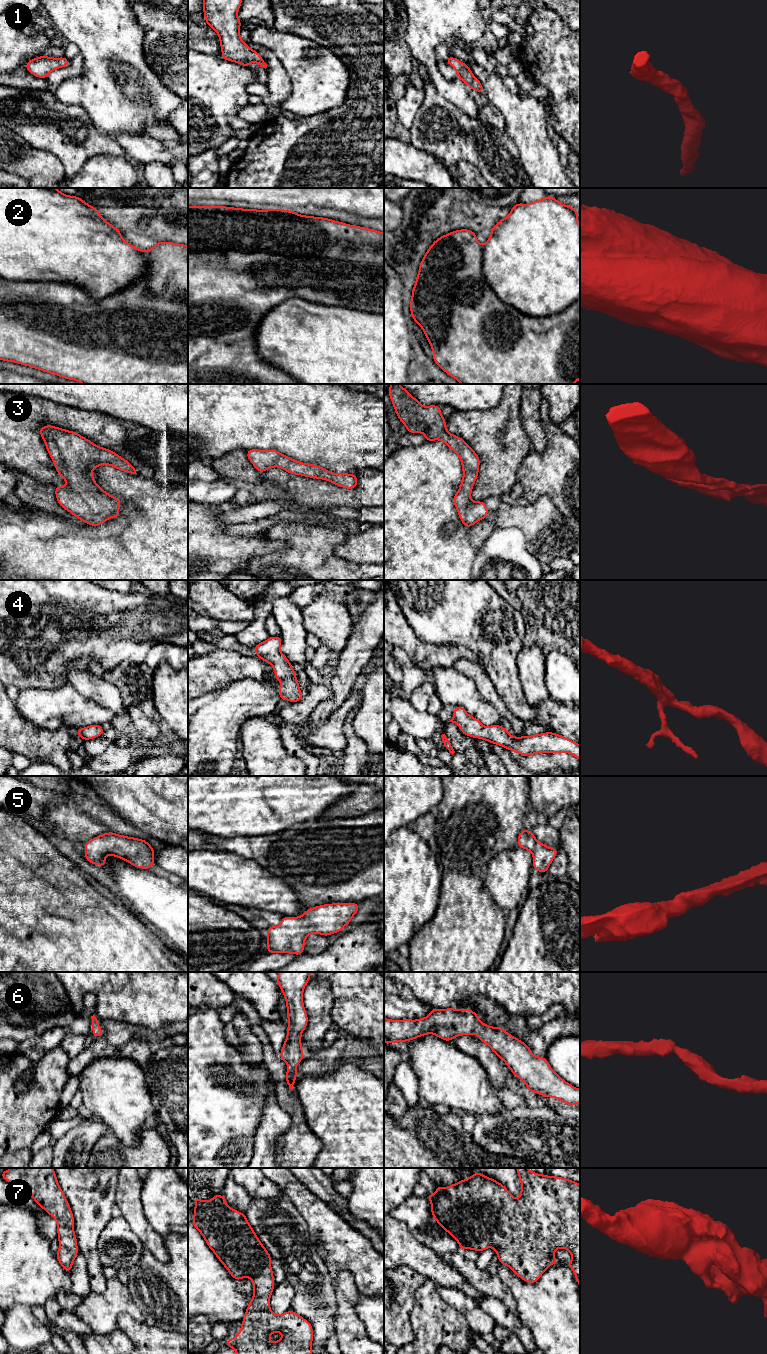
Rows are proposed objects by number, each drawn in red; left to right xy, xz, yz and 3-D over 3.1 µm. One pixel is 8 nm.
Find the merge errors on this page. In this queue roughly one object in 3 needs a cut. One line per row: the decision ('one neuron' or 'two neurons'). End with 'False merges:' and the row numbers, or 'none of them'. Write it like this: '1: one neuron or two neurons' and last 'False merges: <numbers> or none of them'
1: one neuron
2: two neurons
3: one neuron
4: one neuron
5: one neuron
6: one neuron
7: one neuron
False merges: 2

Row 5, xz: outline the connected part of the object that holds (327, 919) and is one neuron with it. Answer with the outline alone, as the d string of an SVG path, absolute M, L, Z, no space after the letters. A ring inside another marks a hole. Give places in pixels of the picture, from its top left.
M333 903L307 909L300 917L283 916L280 926L267 928L267 953L303 954L309 934L327 937L340 932L358 909L358 903Z

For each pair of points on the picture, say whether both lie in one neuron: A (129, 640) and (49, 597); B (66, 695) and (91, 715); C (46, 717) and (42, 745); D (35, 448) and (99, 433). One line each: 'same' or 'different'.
A: same
B: same
C: different
D: same

